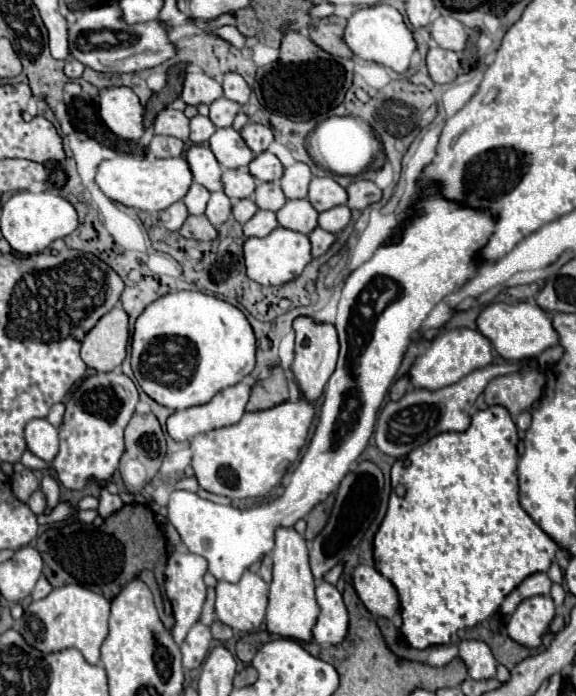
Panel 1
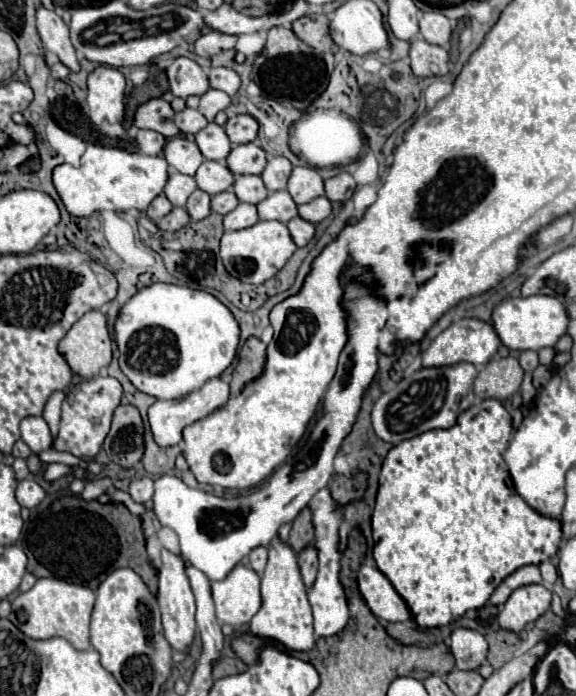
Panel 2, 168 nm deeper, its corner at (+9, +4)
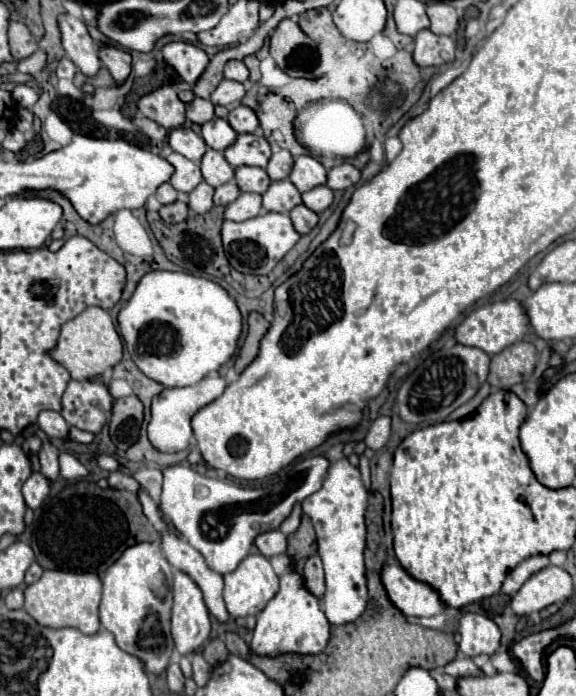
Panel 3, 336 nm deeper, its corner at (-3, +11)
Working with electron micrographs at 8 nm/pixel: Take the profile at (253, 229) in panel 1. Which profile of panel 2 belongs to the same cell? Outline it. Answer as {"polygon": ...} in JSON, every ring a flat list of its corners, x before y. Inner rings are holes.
{"polygon":[[240,203,232,213,228,213,224,217,224,227,226,227,226,231,238,231,238,229,256,225,258,221,260,221,260,217,256,215,256,205]]}

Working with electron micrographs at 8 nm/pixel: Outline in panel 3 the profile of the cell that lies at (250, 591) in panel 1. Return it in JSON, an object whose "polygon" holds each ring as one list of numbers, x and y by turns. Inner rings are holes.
{"polygon":[[248,554,234,572,224,574,224,604,234,618,254,616,278,592,278,576,266,556]]}

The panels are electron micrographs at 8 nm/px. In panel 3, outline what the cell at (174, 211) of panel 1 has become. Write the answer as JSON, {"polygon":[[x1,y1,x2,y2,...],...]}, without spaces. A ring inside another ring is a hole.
{"polygon":[[164,182,164,184,160,184,160,188,156,190,156,198,158,198,160,204,172,204,172,202,176,202,178,192,176,192,168,182]]}

